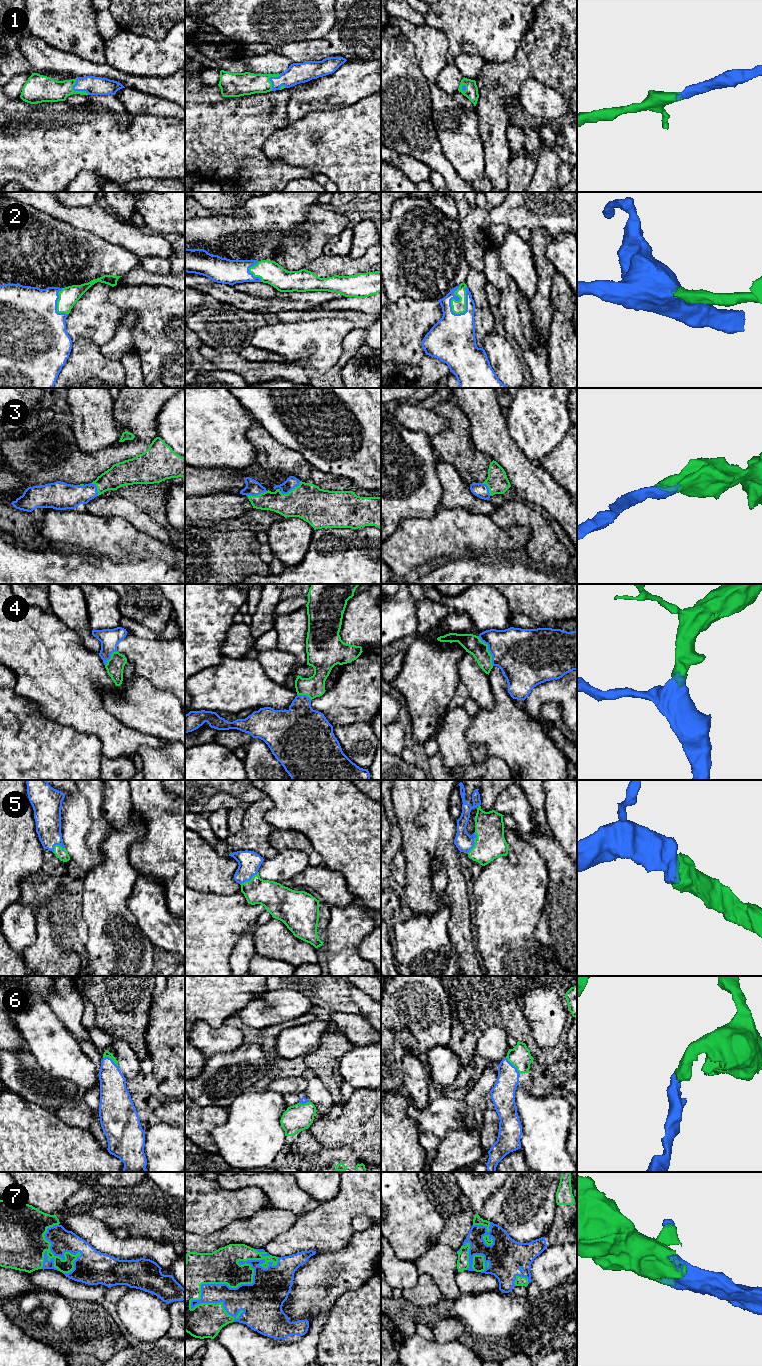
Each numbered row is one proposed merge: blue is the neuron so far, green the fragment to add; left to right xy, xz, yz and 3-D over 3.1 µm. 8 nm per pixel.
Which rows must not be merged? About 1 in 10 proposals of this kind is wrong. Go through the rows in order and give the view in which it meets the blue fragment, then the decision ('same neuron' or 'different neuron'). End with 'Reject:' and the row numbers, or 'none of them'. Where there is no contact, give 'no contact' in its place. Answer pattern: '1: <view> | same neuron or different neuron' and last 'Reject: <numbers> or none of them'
1: xy | same neuron
2: yz | same neuron
3: xz | same neuron
4: yz | same neuron
5: yz | same neuron
6: yz | same neuron
7: xz | same neuron
Reject: none of them

